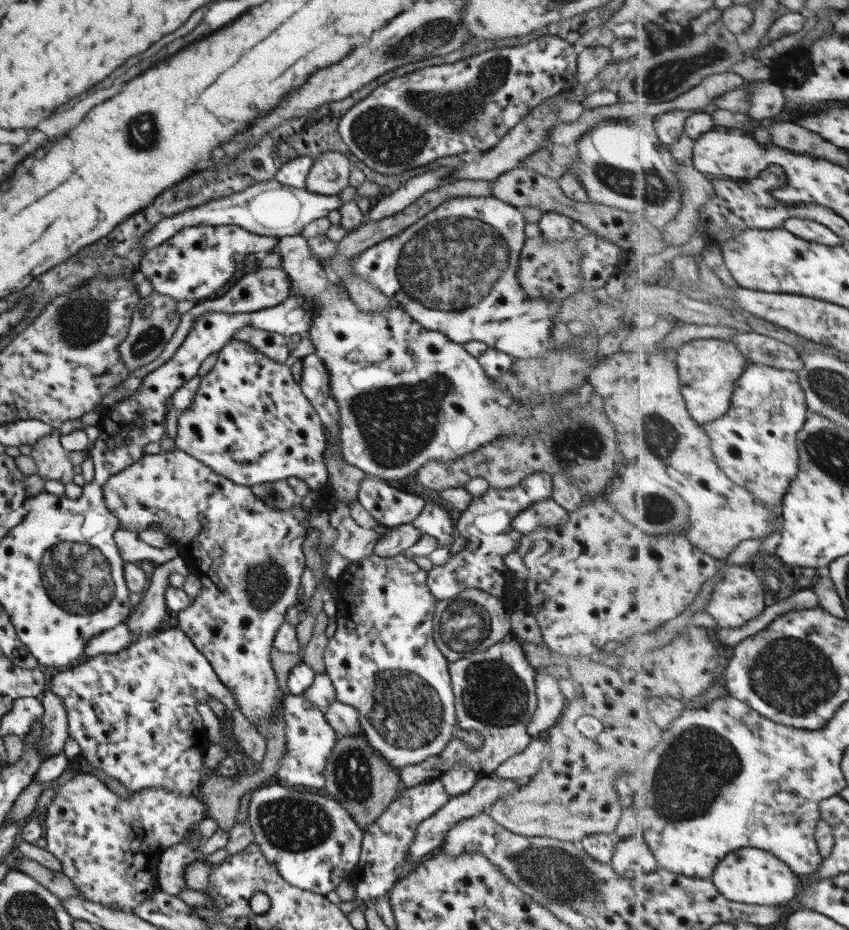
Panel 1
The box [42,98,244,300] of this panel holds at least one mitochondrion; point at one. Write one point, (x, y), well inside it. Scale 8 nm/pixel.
(136, 134)

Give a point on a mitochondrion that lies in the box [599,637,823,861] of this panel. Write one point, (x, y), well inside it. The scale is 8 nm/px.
(698, 765)

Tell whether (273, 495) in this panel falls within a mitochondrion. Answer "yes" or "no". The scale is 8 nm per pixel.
yes

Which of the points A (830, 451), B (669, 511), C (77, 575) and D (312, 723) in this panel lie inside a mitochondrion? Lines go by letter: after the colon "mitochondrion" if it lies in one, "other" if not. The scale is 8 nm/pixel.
A: mitochondrion
B: mitochondrion
C: mitochondrion
D: other

